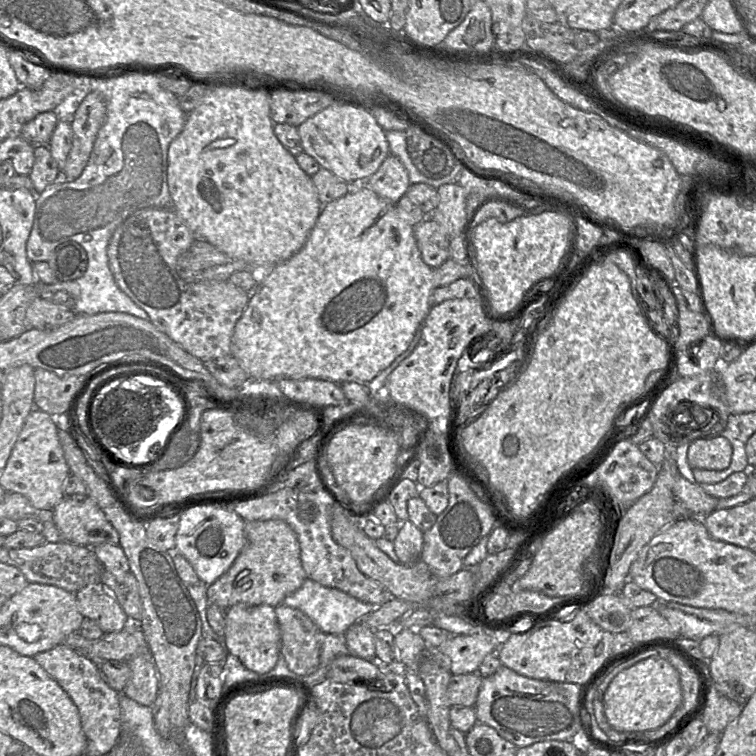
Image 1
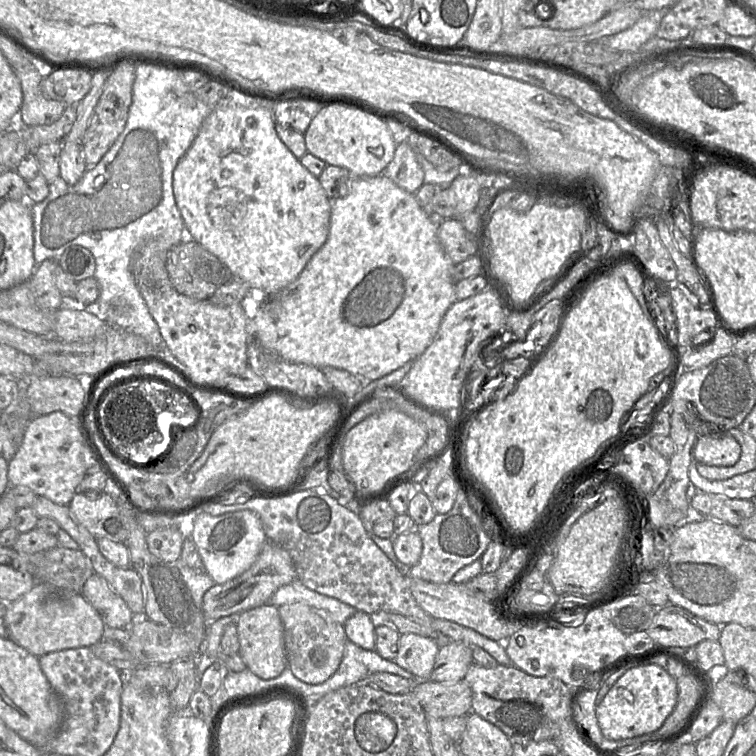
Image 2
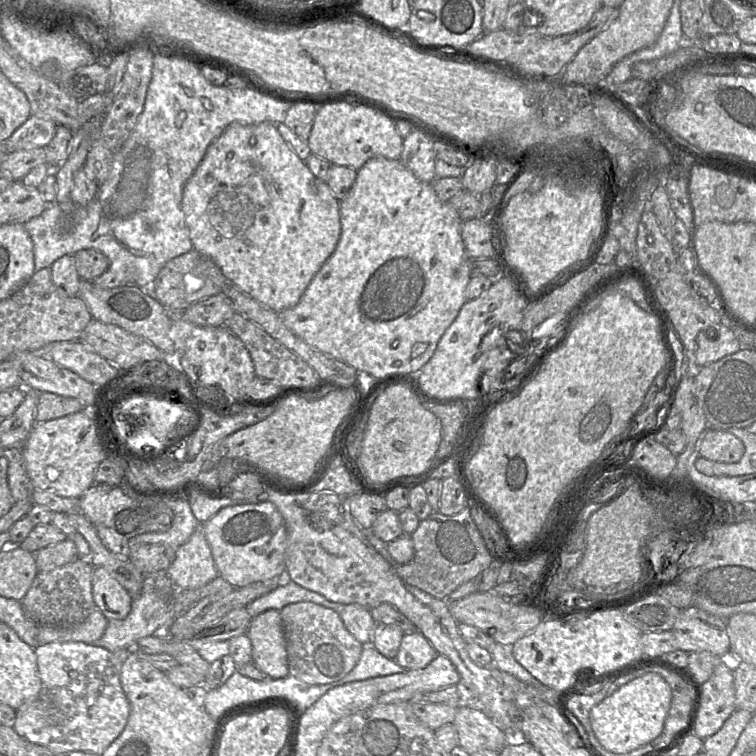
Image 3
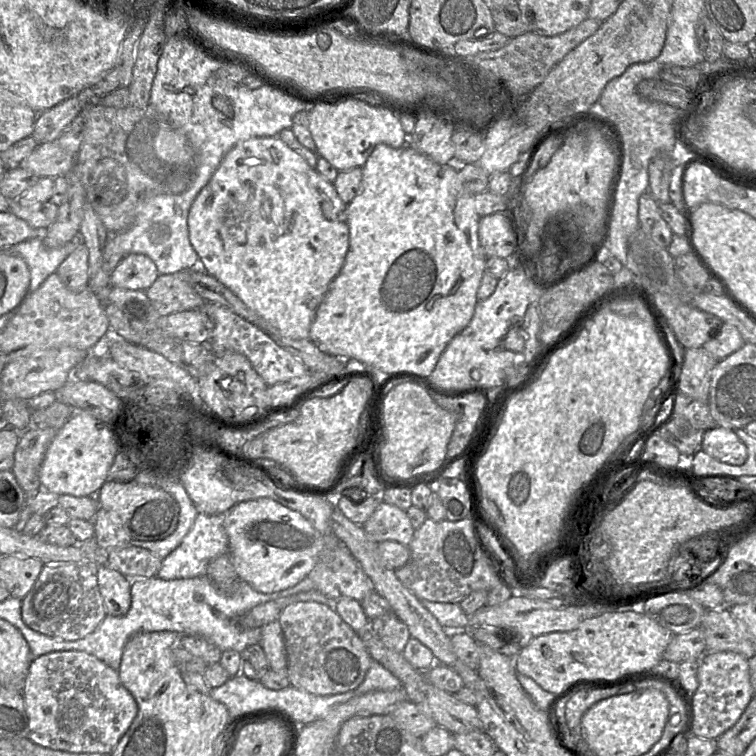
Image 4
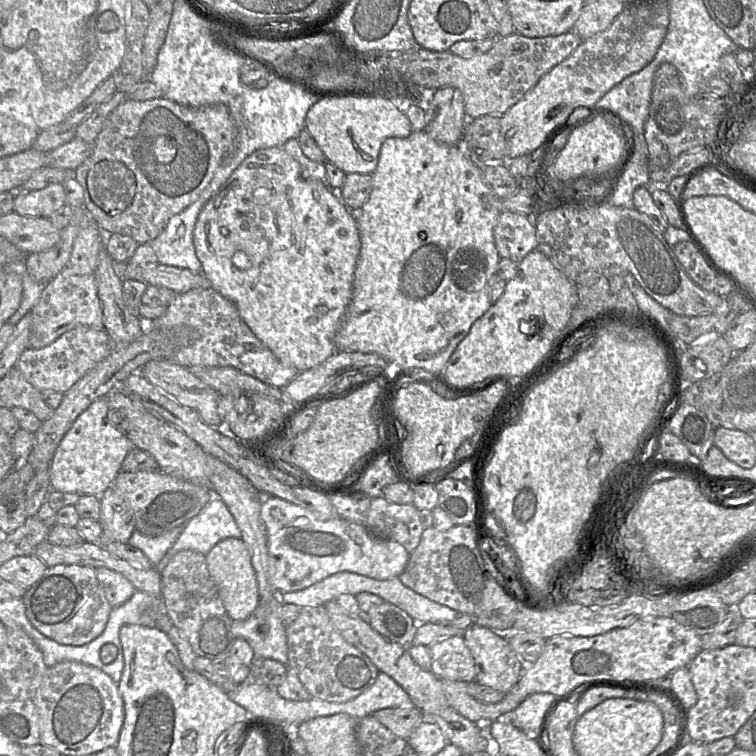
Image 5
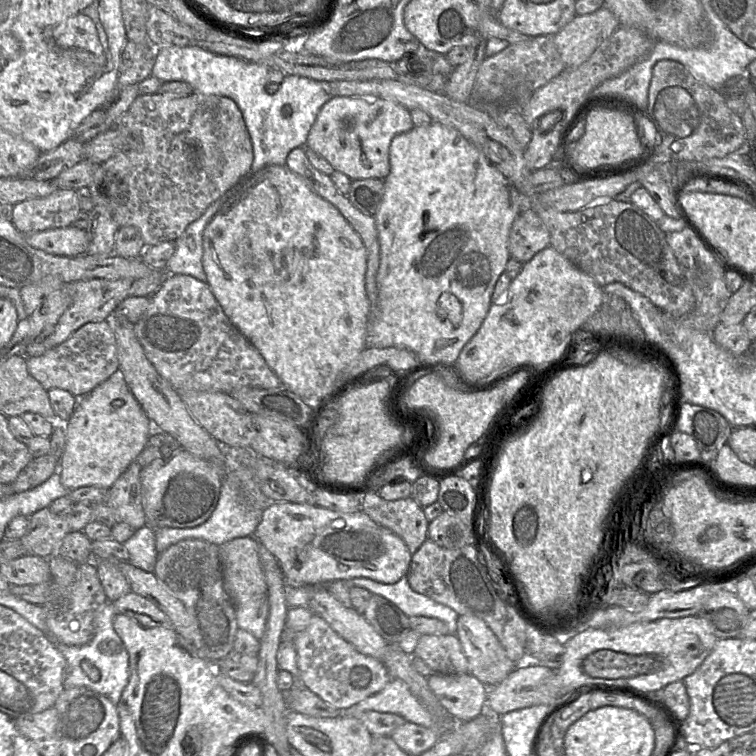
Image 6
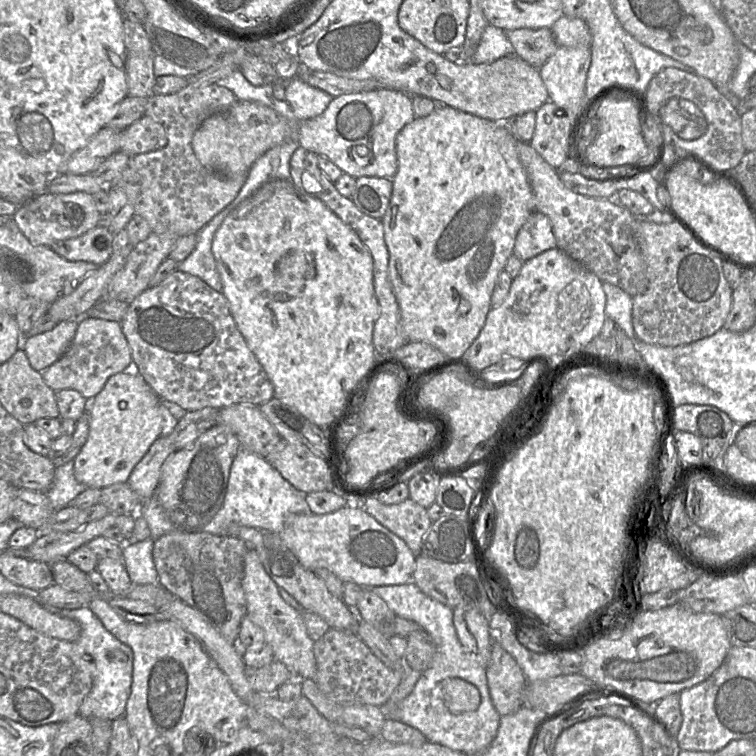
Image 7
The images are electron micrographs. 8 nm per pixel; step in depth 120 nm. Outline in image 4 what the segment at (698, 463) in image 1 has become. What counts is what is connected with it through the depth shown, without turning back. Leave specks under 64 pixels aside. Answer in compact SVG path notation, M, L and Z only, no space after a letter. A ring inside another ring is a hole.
M716 426L702 436L702 449L709 456L730 465L742 465L747 459L747 447L733 429Z

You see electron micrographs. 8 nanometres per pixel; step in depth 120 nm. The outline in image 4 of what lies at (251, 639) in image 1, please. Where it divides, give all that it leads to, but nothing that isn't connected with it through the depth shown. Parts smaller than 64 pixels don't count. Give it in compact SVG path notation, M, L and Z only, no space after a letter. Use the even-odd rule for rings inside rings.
M279 620L261 627L260 646L266 655L270 669L274 671L287 670L286 646Z

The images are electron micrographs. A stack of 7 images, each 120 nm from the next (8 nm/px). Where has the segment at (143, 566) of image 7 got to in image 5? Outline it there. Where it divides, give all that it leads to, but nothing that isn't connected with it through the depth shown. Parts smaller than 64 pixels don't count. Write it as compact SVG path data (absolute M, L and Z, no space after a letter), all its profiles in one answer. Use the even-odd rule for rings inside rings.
M184 524L156 537L149 537L135 530L127 544L141 550L155 567L174 545L184 530Z

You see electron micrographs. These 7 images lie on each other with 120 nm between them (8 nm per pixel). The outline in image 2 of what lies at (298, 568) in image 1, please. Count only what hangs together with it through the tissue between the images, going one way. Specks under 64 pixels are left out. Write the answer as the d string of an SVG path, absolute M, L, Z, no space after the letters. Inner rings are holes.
M266 541L251 567L224 584L215 584L203 596L202 611L210 622L266 604L278 588L296 579L296 570L288 552Z

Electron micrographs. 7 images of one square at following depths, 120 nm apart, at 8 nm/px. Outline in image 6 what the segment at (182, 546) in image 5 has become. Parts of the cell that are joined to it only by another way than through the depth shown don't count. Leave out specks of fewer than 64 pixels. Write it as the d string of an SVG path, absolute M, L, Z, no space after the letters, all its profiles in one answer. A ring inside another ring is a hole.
M231 467L224 475L219 500L211 516L203 524L193 528L157 528L155 548L158 556L170 546L187 539L199 539L220 546L236 538L253 536L262 520L263 512L274 501L265 497L246 467Z

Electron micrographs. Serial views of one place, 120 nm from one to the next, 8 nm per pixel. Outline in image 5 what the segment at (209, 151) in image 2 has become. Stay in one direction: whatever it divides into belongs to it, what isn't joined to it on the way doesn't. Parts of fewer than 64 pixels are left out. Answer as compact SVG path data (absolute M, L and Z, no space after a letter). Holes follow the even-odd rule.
M283 147L256 150L242 161L201 209L193 232L193 243L209 285L235 305L242 320L282 363L302 372L322 363L336 352L334 336L341 326L351 300L361 246L355 214L343 203L336 190L307 174Z

